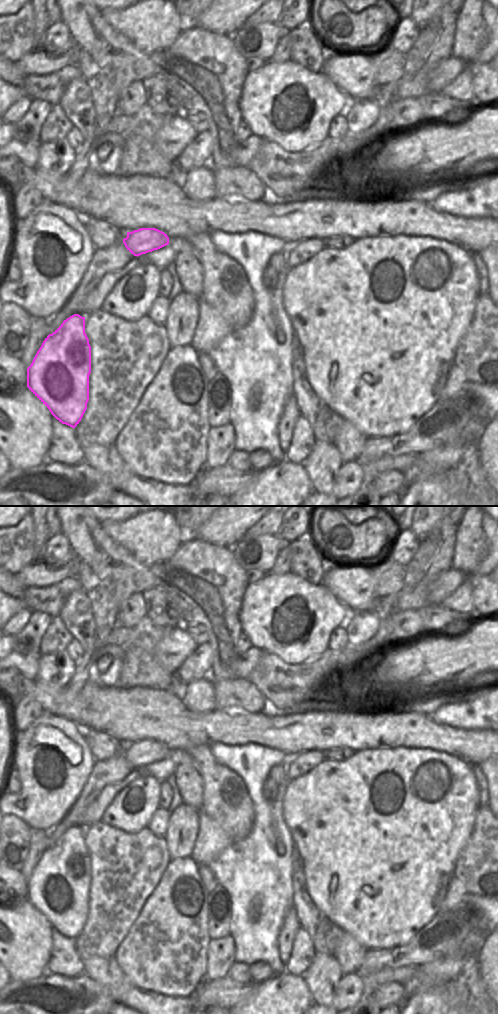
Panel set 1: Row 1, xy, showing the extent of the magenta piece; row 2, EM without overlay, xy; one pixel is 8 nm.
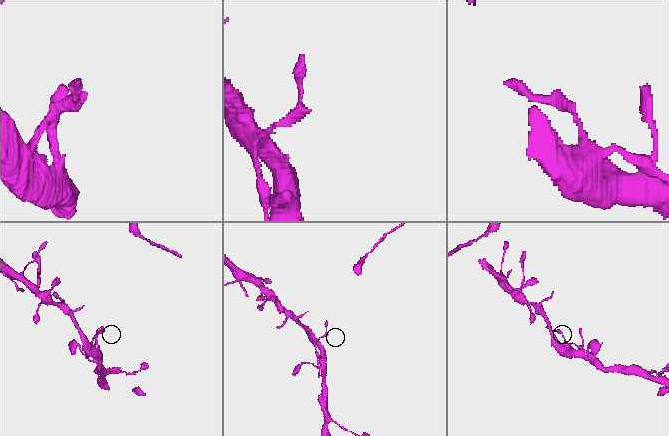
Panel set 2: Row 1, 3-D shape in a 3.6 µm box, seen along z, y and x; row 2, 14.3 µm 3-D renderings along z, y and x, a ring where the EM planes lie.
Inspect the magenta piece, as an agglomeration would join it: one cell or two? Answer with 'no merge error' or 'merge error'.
merge error

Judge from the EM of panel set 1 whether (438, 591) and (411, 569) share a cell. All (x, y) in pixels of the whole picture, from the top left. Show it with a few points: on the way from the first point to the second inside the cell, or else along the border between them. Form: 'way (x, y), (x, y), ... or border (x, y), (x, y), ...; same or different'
border (448, 569), (426, 586), (420, 581), (406, 588); different

